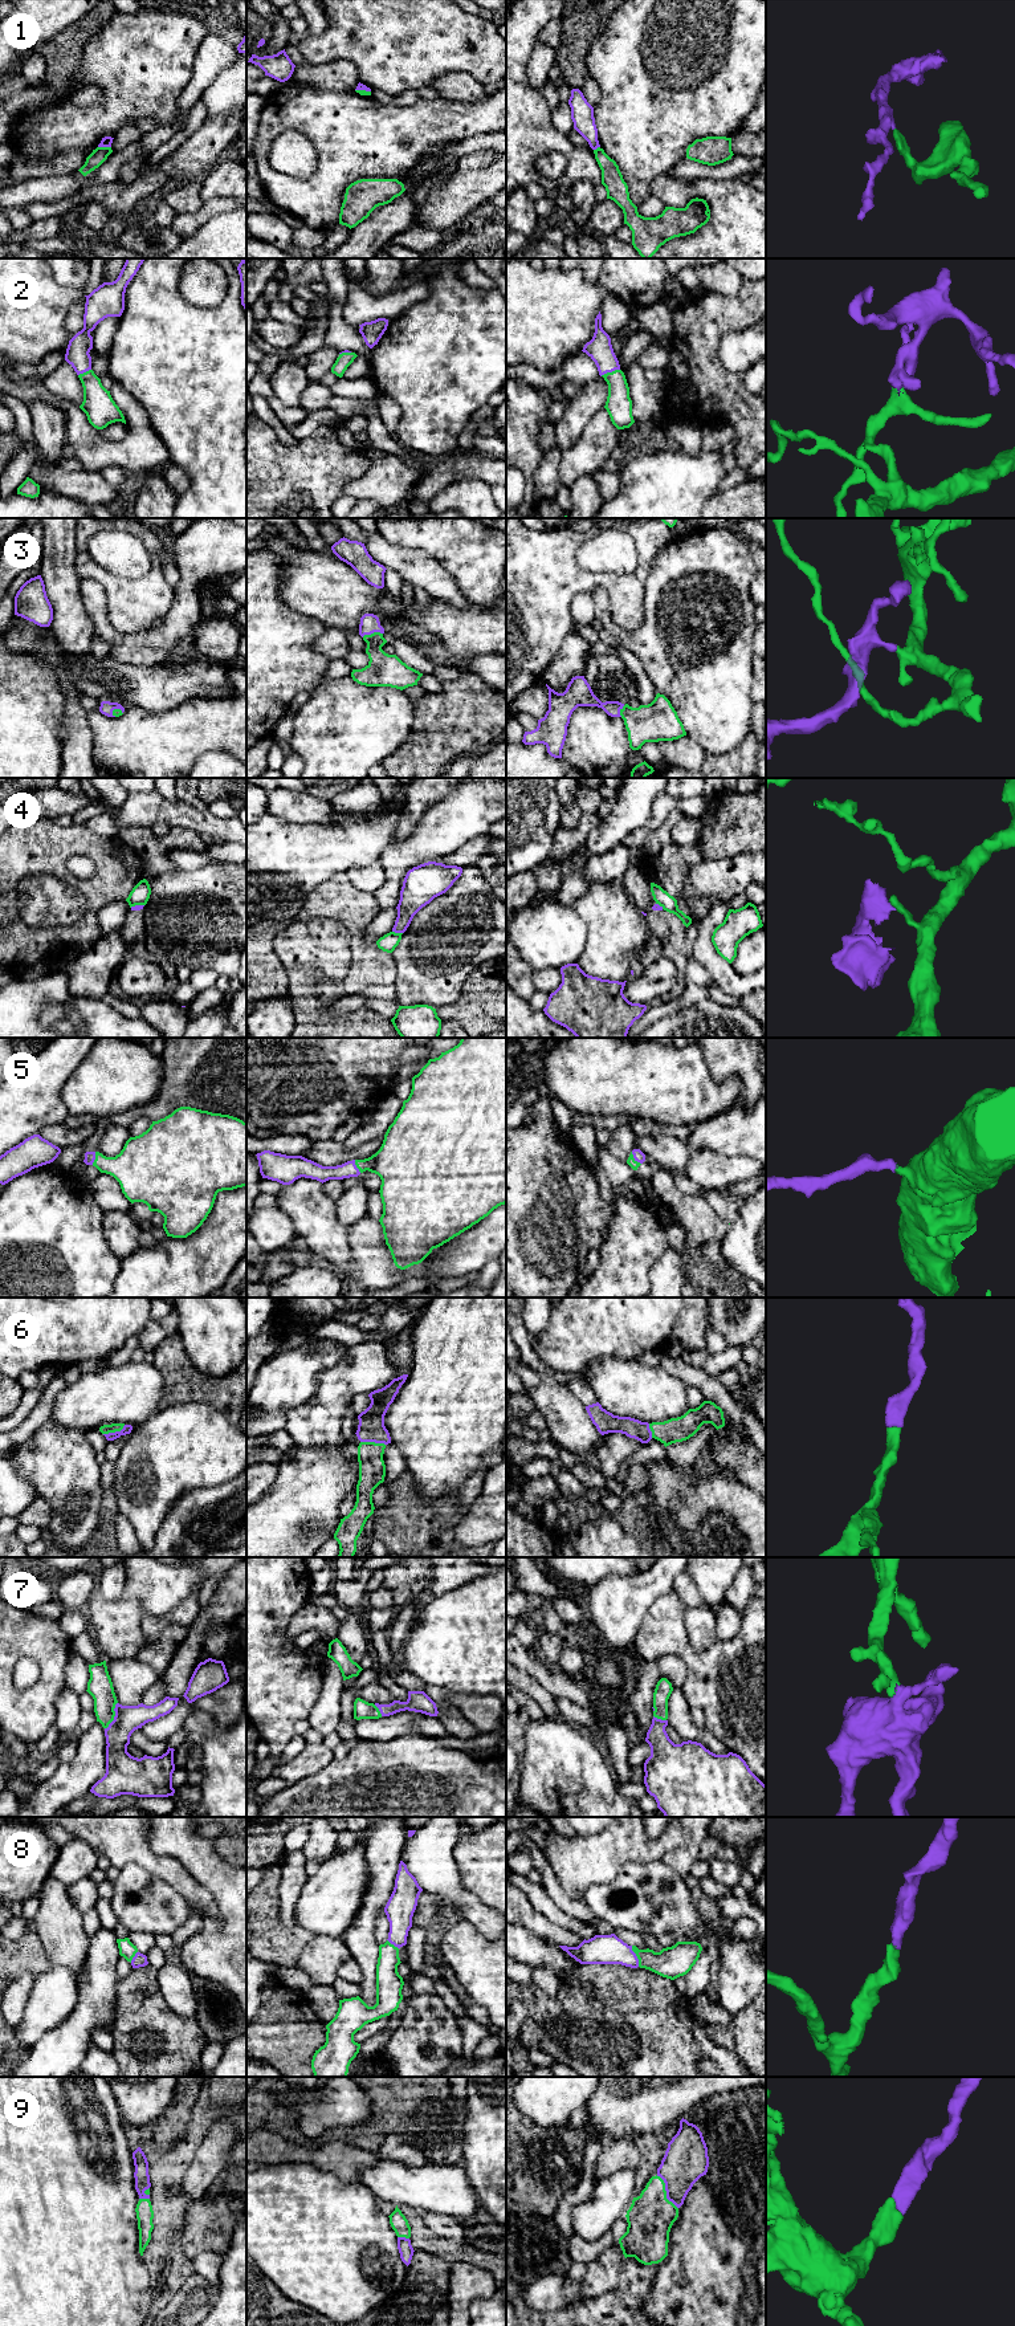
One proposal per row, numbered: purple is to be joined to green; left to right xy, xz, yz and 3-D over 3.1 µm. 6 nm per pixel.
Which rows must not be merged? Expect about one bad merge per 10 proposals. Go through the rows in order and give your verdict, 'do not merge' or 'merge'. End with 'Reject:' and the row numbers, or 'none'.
1: do not merge
2: merge
3: merge
4: do not merge
5: merge
6: merge
7: merge
8: merge
9: merge
Reject: 1, 4

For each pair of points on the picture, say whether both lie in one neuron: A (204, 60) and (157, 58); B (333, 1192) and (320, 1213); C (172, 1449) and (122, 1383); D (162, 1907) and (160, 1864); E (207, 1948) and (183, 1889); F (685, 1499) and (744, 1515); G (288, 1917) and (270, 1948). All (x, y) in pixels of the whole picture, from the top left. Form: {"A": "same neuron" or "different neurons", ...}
{"A": "different neurons", "B": "different neurons", "C": "different neurons", "D": "different neurons", "E": "different neurons", "F": "same neuron", "G": "different neurons"}

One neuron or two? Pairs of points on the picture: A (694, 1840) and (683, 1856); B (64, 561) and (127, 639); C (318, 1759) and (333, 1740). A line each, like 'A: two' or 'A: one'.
A: one
B: two
C: two

